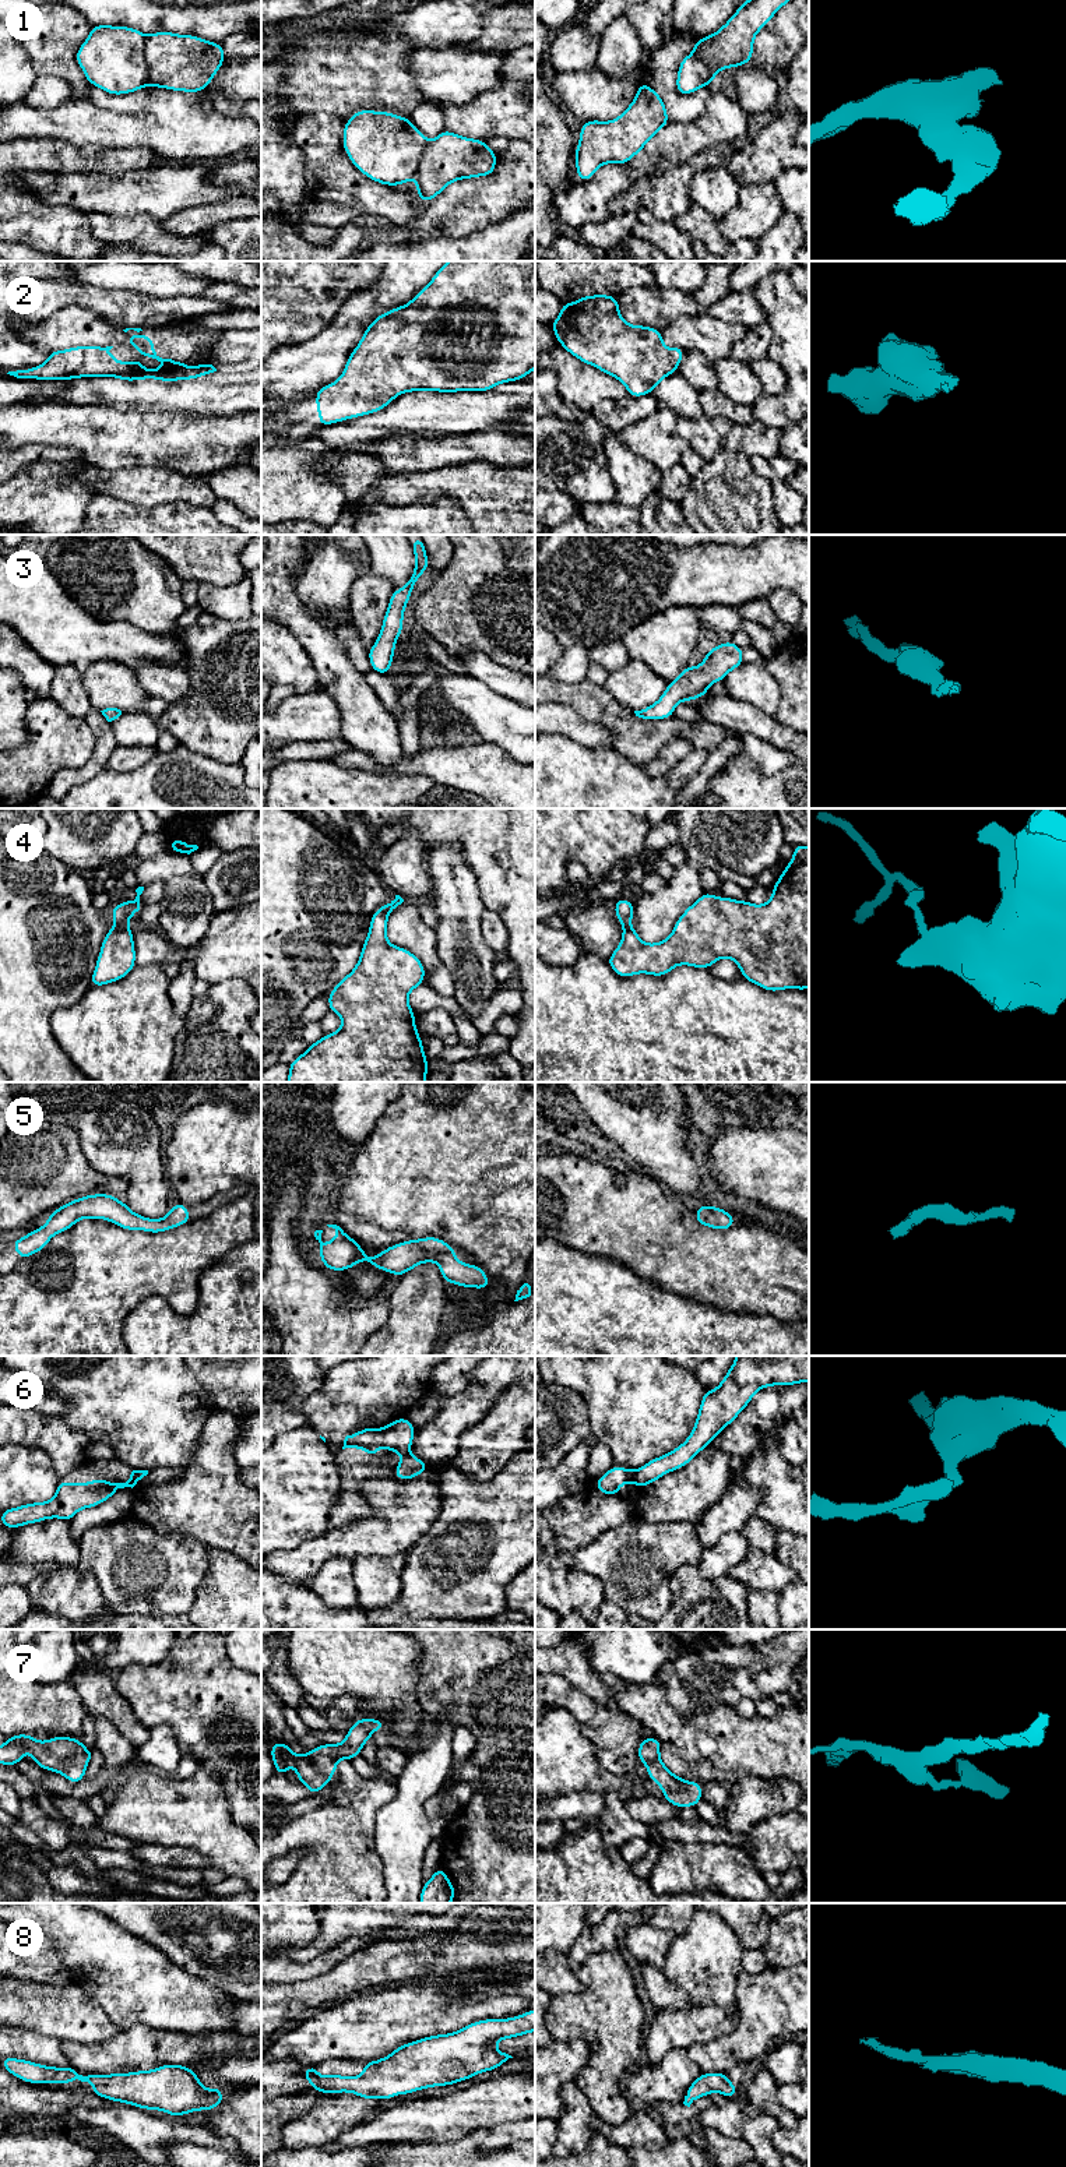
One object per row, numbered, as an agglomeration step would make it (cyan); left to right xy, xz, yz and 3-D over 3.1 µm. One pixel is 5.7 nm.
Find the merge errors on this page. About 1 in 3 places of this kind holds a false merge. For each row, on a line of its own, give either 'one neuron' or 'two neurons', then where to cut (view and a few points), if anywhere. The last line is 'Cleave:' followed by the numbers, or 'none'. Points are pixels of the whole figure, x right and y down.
1: two neurons | xy (144, 37), (144, 59), (151, 84)
2: one neuron | no cut
3: one neuron | no cut
4: two neurons | xy (116, 925), (126, 926)
5: one neuron | no cut
6: two neurons | xy (133, 1472), (126, 1486)
7: one neuron | no cut
8: one neuron | no cut
Cleave: 1, 4, 6

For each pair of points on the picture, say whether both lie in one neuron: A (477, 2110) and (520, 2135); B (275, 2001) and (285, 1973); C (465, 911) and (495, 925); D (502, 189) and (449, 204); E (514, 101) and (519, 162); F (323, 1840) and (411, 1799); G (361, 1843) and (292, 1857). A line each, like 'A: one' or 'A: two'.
A: two
B: two
C: two
D: one
E: two
F: two
G: two

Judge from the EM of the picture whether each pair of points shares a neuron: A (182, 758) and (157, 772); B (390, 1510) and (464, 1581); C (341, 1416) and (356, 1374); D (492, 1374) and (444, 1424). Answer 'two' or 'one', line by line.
A: one
B: two
C: one
D: one

